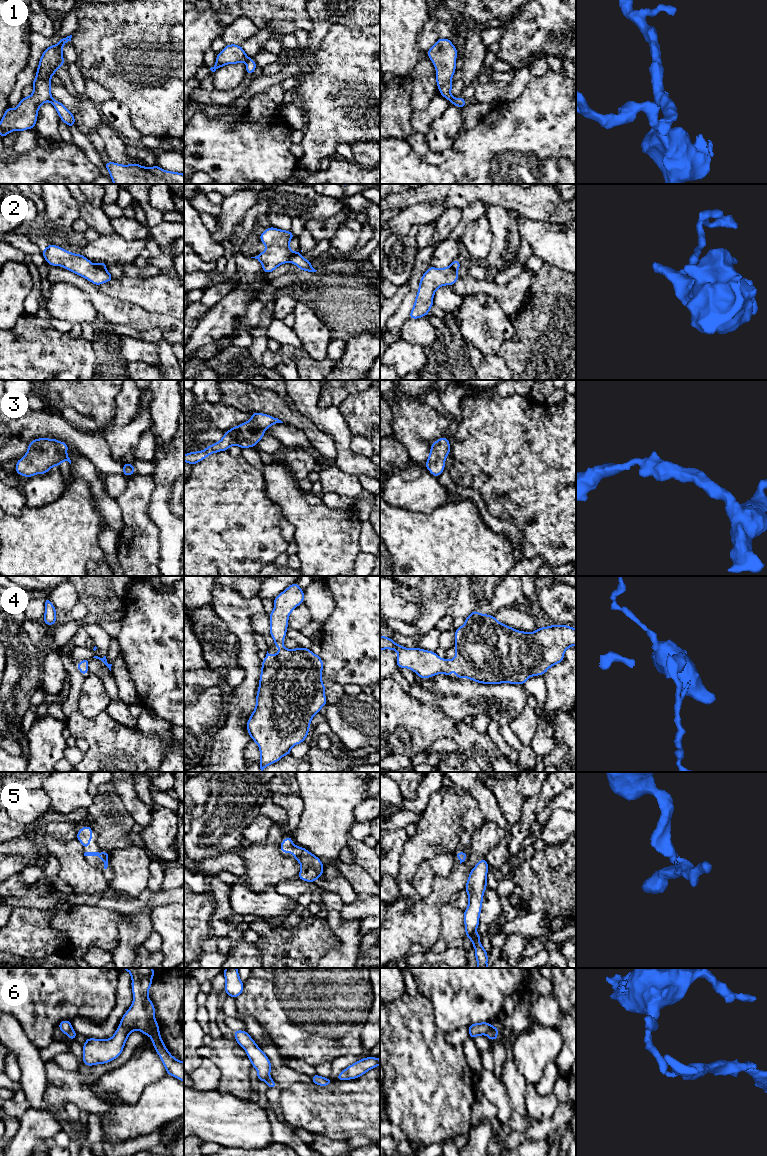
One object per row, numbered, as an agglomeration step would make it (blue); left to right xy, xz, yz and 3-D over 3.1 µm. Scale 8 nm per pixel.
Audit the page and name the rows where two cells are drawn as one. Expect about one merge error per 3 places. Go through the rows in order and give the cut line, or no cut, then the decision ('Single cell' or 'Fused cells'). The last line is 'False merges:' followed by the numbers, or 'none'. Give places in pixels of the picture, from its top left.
1: Split along xz (250, 58), (246, 62). Fused cells
2: Split along xz (300, 253), (294, 254), (289, 261). Fused cells
3: No split. Single cell
4: No split. Single cell
5: No split. Single cell
6: Split along yz (493, 1027), (487, 1034). Fused cells
False merges: 1, 2, 6

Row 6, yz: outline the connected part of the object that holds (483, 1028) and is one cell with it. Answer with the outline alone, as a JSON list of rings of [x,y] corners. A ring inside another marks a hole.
[[[488,1022],[474,1023],[468,1026],[469,1037],[474,1039],[476,1036],[488,1035],[494,1026]]]

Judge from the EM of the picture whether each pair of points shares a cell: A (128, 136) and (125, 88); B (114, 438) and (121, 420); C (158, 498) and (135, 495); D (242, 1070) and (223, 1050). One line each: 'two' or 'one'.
A: two
B: two
C: two
D: one

